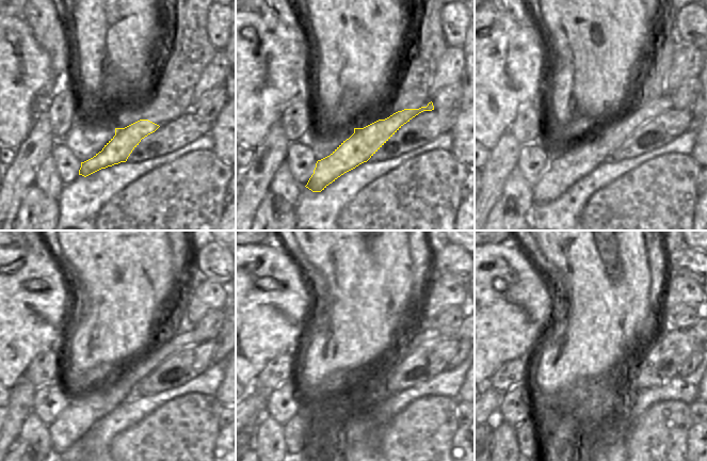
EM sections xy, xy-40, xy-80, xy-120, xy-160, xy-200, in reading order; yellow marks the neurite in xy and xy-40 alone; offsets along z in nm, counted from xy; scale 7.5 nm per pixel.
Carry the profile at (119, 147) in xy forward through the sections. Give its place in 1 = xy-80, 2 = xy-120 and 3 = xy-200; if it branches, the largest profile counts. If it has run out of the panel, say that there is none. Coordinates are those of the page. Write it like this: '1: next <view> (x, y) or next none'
1: next xy-80 (562, 172)
2: next xy-120 (95, 402)
3: next xy-200 (529, 433)

